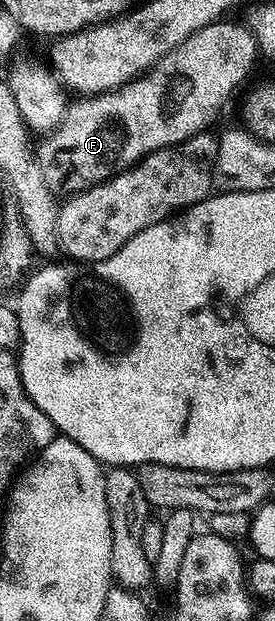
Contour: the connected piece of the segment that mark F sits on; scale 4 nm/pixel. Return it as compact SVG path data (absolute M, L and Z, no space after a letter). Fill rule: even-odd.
M221 20L206 24L206 28L198 28L178 48L166 52L139 78L127 82L107 94L84 96L67 107L64 121L51 134L39 143L38 159L40 165L57 187L65 186L68 192L79 192L98 182L104 182L113 174L127 170L129 166L140 161L154 150L164 146L176 146L193 138L195 134L203 134L208 125L220 114L220 109L228 102L228 97L244 82L244 77L252 70L258 59L256 35L247 25L240 22Z

